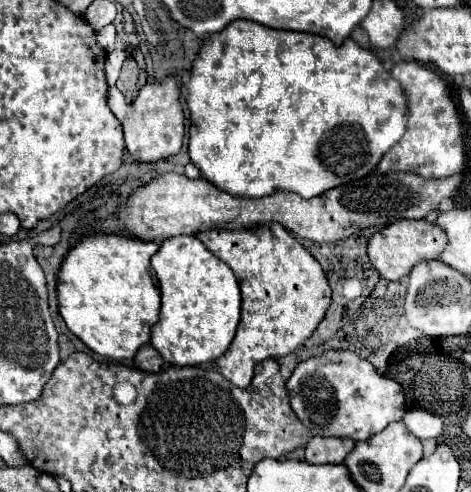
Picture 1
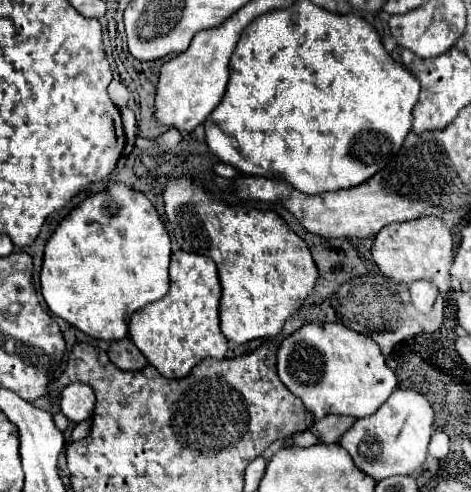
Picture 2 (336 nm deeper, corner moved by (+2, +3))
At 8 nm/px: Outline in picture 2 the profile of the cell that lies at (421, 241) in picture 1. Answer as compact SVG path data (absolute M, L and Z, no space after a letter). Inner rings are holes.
M421 217L405 223L391 223L383 227L371 247L373 261L383 275L391 277L397 283L411 285L417 279L427 279L439 287L441 293L449 293L449 269L455 257L455 245L451 231L437 217Z

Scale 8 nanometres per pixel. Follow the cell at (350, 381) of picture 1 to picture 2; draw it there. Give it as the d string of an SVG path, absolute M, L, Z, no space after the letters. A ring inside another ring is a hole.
M307 323L289 335L277 351L277 373L315 419L325 415L369 417L397 387L397 377L385 365L379 345L341 323Z

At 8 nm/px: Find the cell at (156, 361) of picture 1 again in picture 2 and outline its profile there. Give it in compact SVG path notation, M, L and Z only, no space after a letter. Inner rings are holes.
M125 337L121 341L113 341L107 353L109 353L109 359L113 361L113 365L117 365L123 371L139 371L149 365L149 361L141 355L141 351L133 345L133 341L129 337Z

